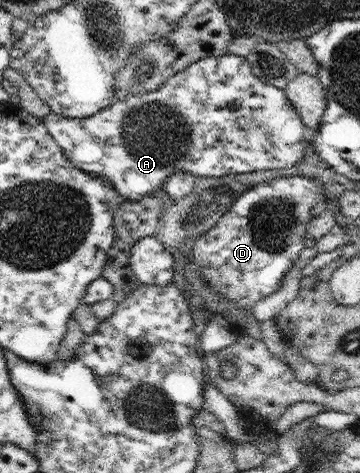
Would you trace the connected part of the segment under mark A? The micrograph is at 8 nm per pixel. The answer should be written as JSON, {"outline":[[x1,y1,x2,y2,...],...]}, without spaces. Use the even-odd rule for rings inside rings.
{"outline":[[229,53,218,57,207,56,197,62,192,62,185,70,170,76,169,80,166,80,161,88,153,91,145,90,141,94,130,94,130,96,126,96,123,99,117,97,115,102,112,102,97,114,89,115,87,118,67,118,52,112,44,116,42,121,47,127,49,134,54,138,54,141,62,148,62,151,76,167,85,172,93,173,102,179,109,180,117,189,118,195,130,202,139,200,149,193,158,193,166,178,173,173,183,172,191,173,194,177,221,178,222,176,241,175,246,172,265,169,284,169,297,164,297,161,303,158,307,143,305,139,305,125,298,112,293,108,290,100,286,97,285,91,257,78,252,73,251,65,245,57]]}

